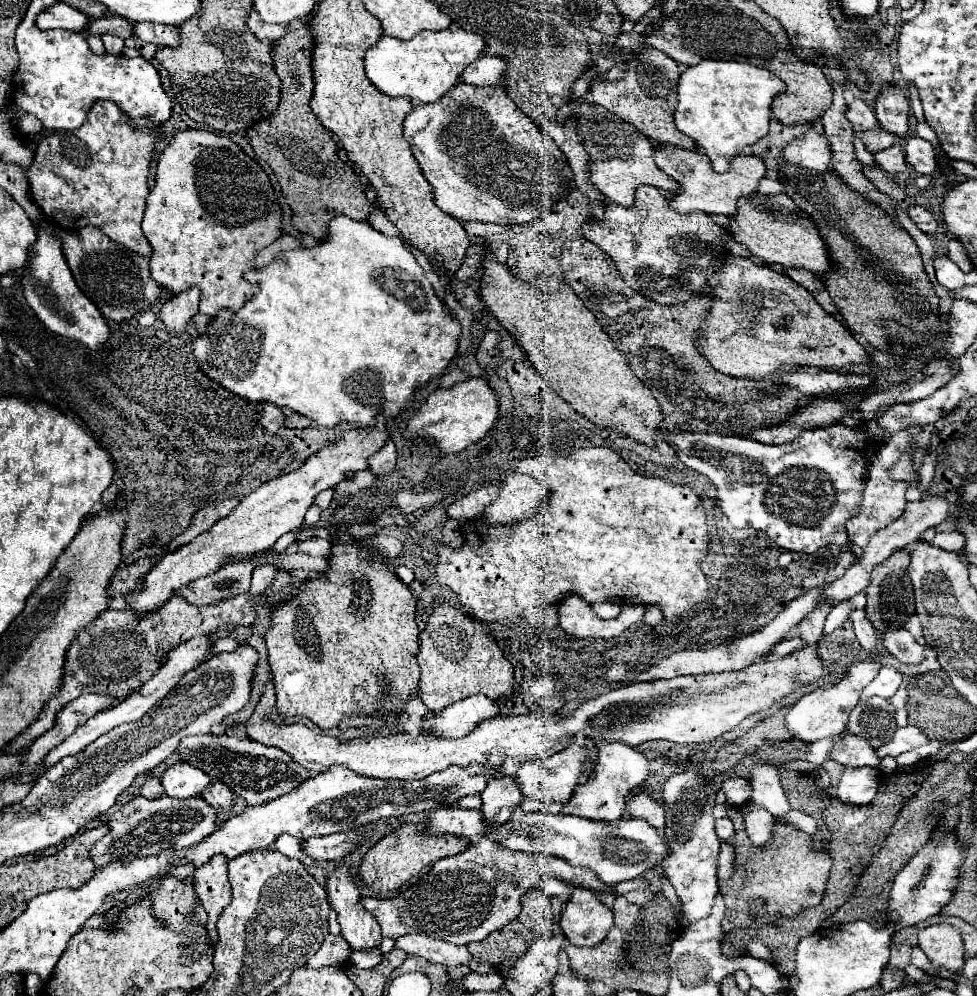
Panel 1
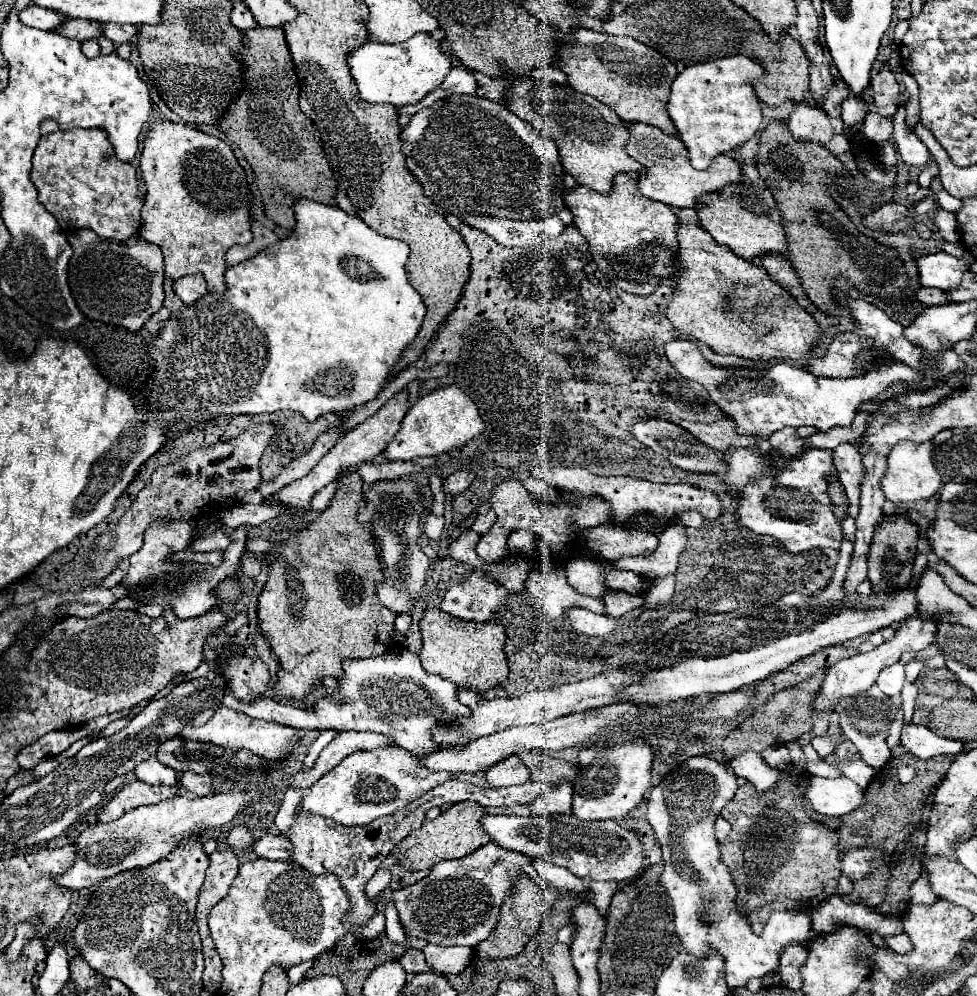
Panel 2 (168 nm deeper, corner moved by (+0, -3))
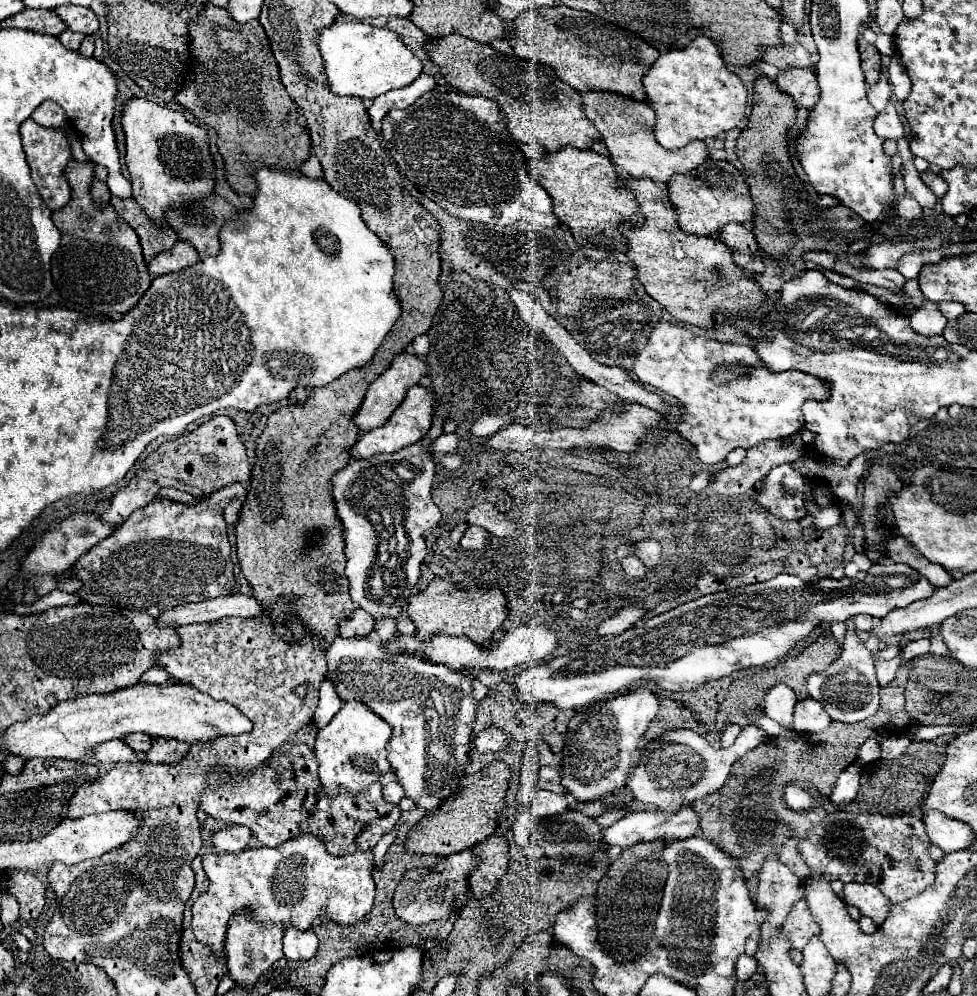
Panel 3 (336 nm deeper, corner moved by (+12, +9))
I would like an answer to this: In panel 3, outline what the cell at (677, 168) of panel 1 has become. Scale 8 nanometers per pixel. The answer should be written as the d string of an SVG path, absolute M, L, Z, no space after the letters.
M580 92L580 96L584 114L594 122L610 152L610 160L616 170L620 170L620 174L628 178L646 176L654 182L666 184L674 174L688 174L704 160L708 160L706 144L700 140L692 140L692 144L686 144L676 152L666 152L660 148L654 138L654 112L648 102L638 102L616 92Z

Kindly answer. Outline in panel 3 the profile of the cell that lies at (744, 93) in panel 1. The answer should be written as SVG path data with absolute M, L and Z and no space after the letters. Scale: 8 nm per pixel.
M702 36L688 44L688 48L660 54L642 78L642 84L656 112L656 140L668 150L678 150L690 140L716 138L732 130L744 118L748 92L742 80L726 68L716 44Z

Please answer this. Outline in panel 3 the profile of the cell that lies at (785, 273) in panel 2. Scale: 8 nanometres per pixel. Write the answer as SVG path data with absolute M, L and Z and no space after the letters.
M726 224L720 228L718 238L732 250L734 262L746 270L746 272L764 272L762 256L756 246L756 238L750 230L746 230L742 224Z

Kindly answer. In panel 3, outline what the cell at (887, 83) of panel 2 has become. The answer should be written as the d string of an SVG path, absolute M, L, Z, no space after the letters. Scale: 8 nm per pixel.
M860 36L860 40L858 40L858 50L860 50L860 56L862 56L862 70L864 70L866 82L872 86L872 84L876 84L876 80L878 80L878 76L880 76L882 56L880 56L880 52L876 50L876 46L868 44L862 36Z

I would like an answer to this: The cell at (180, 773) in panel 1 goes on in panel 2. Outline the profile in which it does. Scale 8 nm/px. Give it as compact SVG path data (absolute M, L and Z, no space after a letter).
M156 758L144 760L144 764L138 764L134 768L134 774L138 780L146 782L146 784L164 784L164 786L178 786L180 784L180 774L172 768L164 768L164 764L160 764Z

